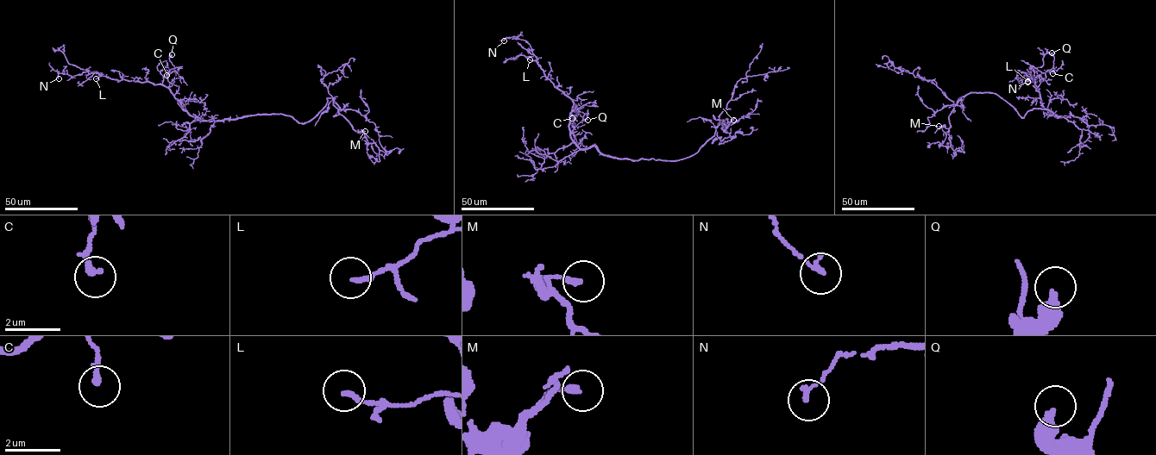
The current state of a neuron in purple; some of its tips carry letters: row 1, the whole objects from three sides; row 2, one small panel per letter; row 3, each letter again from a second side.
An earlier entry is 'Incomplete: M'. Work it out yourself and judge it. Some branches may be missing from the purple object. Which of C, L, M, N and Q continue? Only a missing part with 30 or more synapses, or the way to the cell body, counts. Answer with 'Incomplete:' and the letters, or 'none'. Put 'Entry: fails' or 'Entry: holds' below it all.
Incomplete: none
Entry: fails

